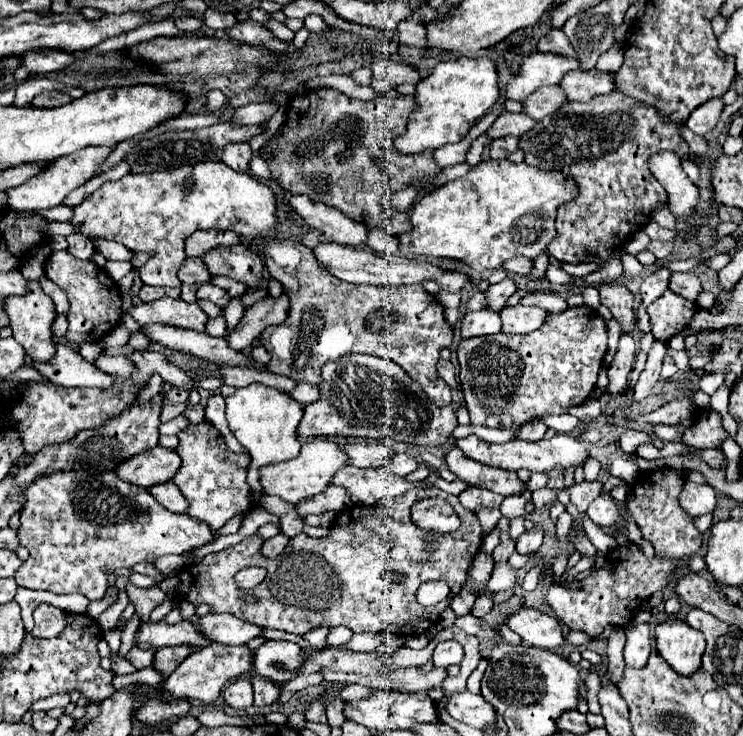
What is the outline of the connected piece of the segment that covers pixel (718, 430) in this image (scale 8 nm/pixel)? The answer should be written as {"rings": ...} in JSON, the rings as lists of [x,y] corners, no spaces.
{"rings":[[[700,410],[694,426],[684,430],[684,444],[692,448],[718,448],[726,438],[726,430],[722,428],[720,414]]]}

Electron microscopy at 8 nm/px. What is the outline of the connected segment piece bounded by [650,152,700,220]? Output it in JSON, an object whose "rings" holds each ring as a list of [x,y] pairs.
{"rings":[[[660,152],[650,158],[650,172],[668,192],[668,208],[676,218],[688,218],[700,202],[698,186],[682,170],[674,152]]]}

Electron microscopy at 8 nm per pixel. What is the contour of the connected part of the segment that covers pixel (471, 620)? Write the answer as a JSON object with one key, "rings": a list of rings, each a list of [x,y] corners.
{"rings":[[[464,614],[456,620],[456,626],[460,630],[464,630],[466,634],[478,634],[480,632],[480,626],[482,626],[482,618],[476,618],[472,614]]]}

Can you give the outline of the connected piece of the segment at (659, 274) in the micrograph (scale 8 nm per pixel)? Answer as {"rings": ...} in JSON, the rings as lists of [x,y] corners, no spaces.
{"rings":[[[658,268],[654,270],[652,274],[648,274],[640,286],[640,294],[642,294],[642,304],[648,306],[652,304],[654,300],[658,300],[670,286],[670,276],[672,276],[672,270],[670,268]]]}

